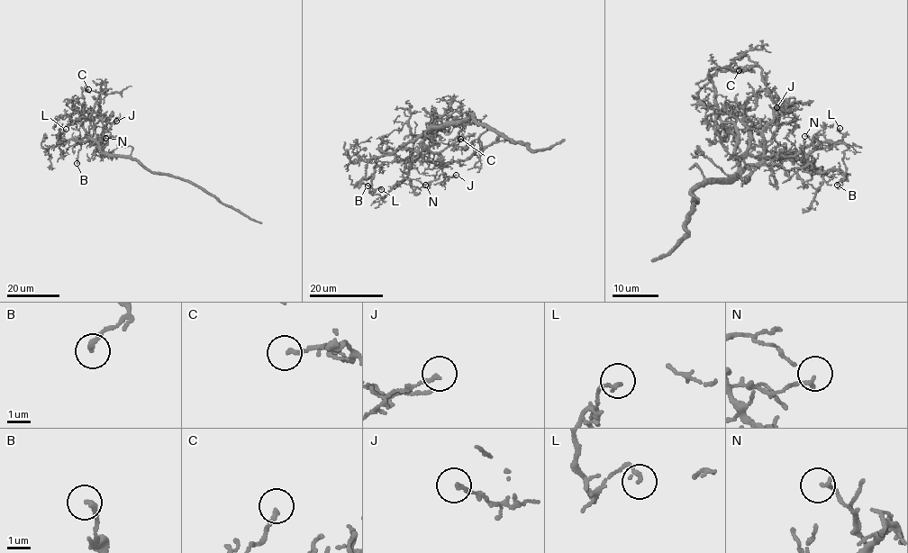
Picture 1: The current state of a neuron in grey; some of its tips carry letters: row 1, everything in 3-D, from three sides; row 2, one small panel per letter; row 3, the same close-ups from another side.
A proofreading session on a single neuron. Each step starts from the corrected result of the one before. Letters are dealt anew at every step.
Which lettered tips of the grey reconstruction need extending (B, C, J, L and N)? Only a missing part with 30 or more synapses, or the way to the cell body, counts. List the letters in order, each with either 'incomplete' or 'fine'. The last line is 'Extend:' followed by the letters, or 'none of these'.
B: fine
C: fine
J: fine
L: fine
N: fine
Extend: none of these

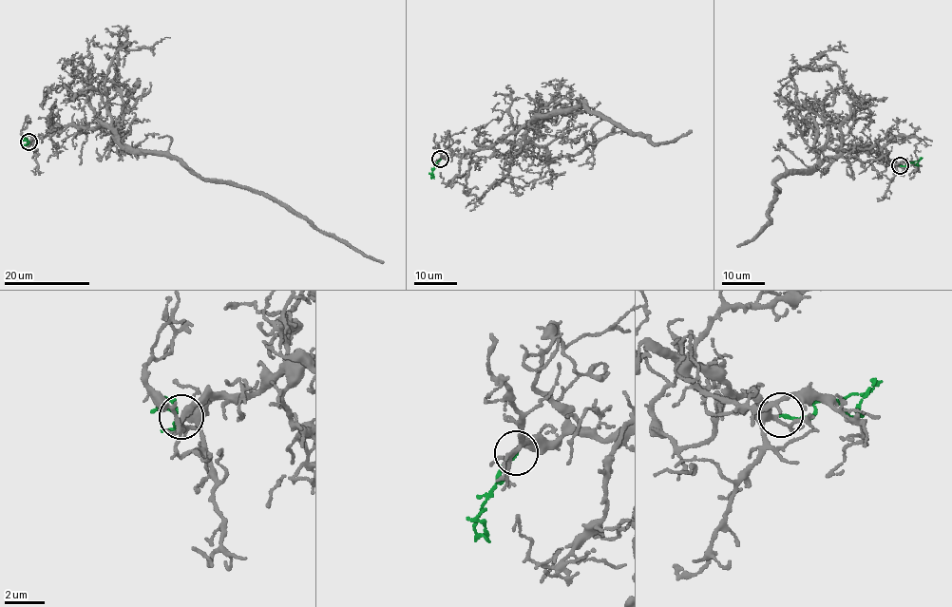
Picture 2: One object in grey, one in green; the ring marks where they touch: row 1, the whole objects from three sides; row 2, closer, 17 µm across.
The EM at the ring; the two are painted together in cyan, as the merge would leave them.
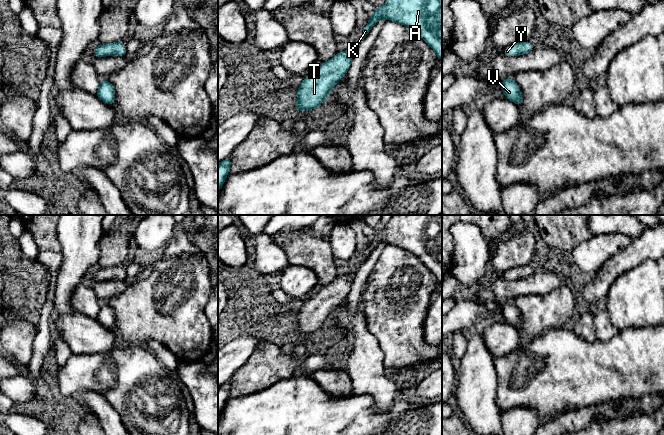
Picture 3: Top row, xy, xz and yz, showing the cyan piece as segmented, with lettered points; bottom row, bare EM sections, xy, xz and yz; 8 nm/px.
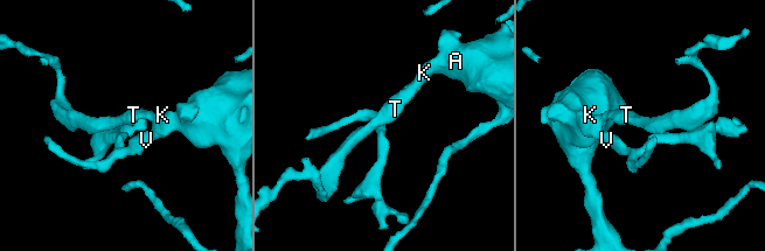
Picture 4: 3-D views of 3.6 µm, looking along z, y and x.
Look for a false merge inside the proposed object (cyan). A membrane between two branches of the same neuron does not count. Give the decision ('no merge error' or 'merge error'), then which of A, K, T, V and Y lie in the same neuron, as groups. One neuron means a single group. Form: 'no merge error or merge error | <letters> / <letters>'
no merge error | A K T V Y

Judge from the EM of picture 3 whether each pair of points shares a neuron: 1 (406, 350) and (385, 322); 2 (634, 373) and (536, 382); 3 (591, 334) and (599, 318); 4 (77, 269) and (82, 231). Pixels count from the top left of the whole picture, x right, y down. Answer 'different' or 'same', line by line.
1: same
2: same
3: different
4: same

